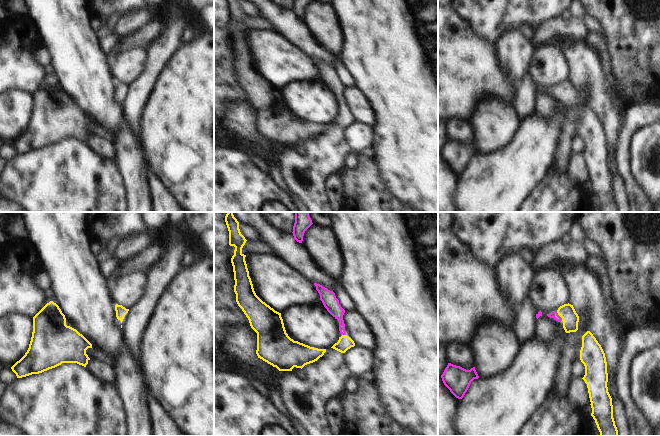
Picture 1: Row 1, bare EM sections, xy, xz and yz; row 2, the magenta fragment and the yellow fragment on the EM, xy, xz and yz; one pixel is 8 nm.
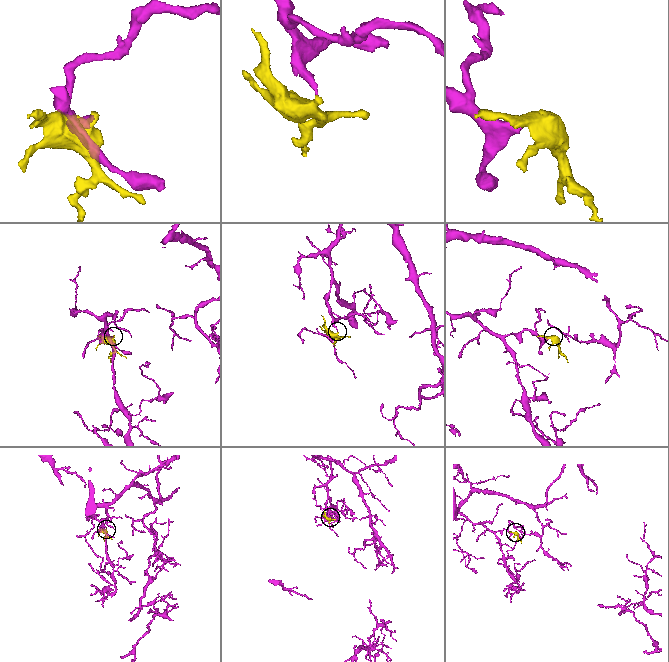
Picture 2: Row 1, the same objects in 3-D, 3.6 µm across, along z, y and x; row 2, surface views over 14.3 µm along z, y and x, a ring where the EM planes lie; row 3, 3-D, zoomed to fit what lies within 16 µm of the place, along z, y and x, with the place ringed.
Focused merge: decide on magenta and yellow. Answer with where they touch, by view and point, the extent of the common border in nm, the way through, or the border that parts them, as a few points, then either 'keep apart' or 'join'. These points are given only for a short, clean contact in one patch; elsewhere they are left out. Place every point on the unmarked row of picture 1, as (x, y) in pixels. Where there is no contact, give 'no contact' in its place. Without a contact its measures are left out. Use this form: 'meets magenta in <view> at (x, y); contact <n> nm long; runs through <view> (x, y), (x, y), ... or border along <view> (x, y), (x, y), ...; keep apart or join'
meets magenta in yz at (559, 92); contact 80 nm long; runs through yz (553, 90), (559, 92), (568, 92), (570, 94); join

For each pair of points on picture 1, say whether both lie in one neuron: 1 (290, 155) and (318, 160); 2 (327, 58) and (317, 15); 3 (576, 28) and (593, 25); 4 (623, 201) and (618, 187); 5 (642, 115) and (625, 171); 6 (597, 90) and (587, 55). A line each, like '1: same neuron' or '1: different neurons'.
1: same neuron
2: different neurons
3: different neurons
4: same neuron
5: same neuron
6: same neuron

